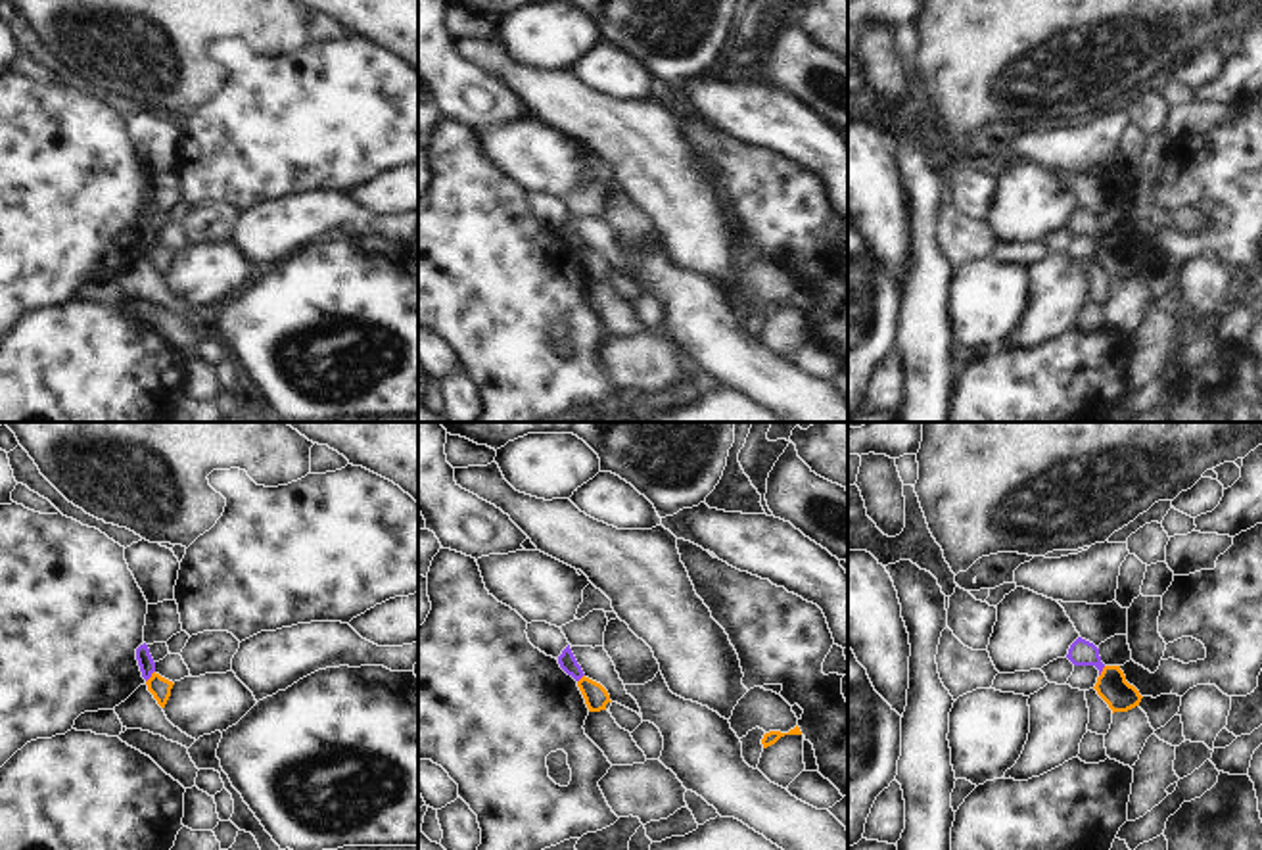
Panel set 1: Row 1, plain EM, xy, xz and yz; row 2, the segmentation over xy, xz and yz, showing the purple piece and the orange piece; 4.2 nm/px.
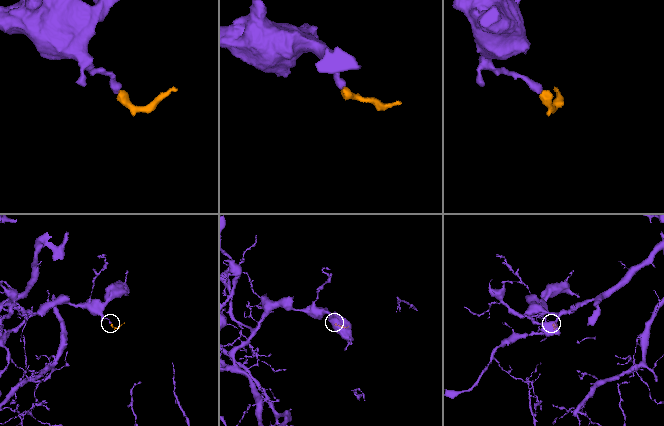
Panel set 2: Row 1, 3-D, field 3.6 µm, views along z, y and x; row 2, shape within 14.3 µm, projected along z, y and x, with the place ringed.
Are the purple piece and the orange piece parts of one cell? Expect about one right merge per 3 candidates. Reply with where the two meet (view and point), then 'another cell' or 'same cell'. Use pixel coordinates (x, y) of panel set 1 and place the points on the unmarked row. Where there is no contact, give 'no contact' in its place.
xy (150, 246) | another cell

